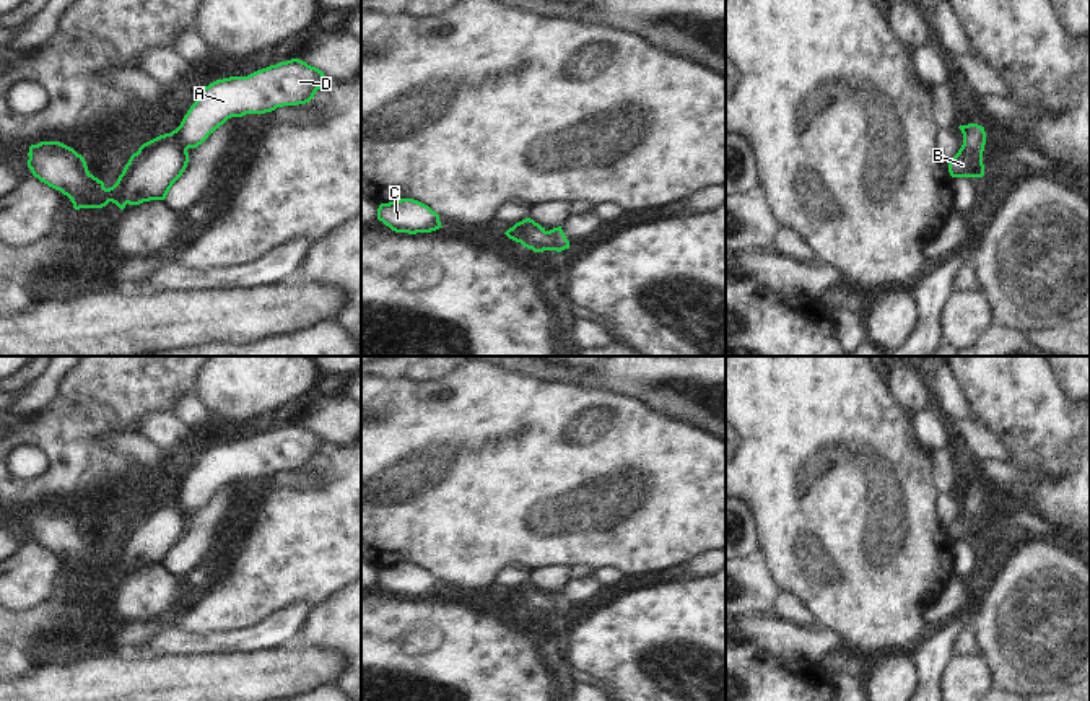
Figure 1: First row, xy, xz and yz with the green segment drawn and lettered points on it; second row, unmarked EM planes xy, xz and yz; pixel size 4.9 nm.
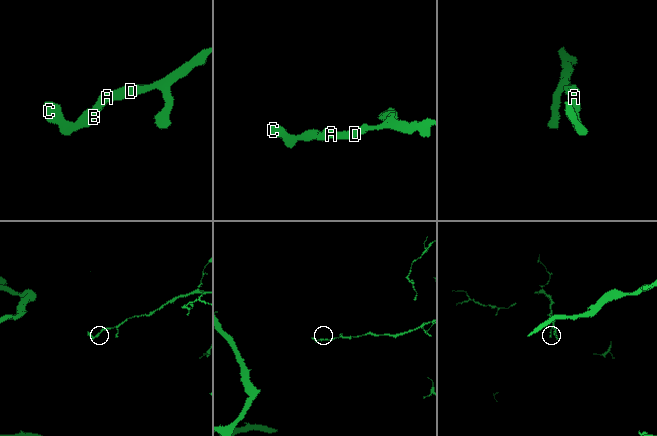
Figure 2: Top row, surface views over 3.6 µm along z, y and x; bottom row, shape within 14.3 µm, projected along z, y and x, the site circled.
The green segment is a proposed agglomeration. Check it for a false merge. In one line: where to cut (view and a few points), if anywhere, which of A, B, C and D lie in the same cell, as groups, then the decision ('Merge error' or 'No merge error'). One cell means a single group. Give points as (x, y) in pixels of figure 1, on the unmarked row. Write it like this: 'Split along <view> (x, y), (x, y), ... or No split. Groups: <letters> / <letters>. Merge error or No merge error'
No split. Groups: A B C D. No merge error

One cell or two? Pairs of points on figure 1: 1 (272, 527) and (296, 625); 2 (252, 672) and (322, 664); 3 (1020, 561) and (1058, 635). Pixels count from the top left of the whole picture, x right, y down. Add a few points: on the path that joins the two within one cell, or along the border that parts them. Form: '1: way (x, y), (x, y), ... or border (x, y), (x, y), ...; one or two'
1: border (314, 605), (293, 604), (257, 625); two
2: way (270, 672), (305, 670); one
3: way (1038, 579), (1040, 604), (1050, 617); one

